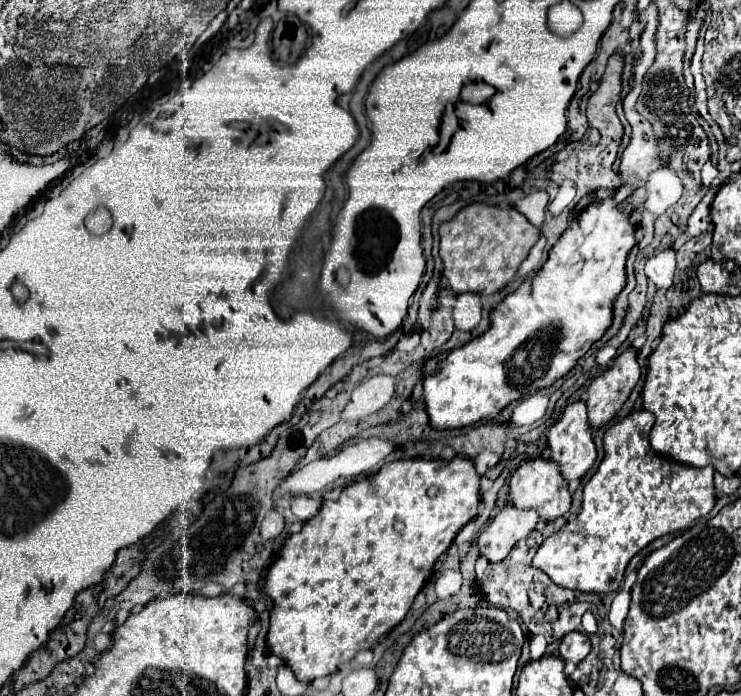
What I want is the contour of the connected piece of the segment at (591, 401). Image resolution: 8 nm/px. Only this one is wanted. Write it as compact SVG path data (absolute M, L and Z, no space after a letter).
M629 348L613 360L613 366L597 376L587 388L587 410L591 426L607 424L625 404L641 376L637 350Z

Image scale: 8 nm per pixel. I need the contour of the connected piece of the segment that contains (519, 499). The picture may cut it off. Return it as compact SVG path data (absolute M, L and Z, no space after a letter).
M533 458L523 462L511 476L511 502L517 508L535 508L547 522L563 516L571 508L571 494L559 466L549 458Z

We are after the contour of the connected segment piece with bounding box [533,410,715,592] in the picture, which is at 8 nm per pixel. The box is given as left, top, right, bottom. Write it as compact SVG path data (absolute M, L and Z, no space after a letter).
M633 410L627 418L613 424L603 438L605 458L599 464L599 470L589 478L583 488L583 506L571 524L565 524L559 532L551 534L537 550L533 566L543 570L555 584L581 592L617 592L623 584L623 574L629 560L645 548L655 538L679 532L687 528L695 518L705 516L715 504L713 488L713 468L687 466L667 456L653 452L649 444L649 430L655 422L653 412Z

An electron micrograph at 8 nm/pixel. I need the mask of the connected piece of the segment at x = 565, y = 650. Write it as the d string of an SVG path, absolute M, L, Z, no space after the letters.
M569 632L563 636L561 646L559 646L559 654L563 660L569 660L573 664L581 662L591 650L591 640L587 634L583 632Z

